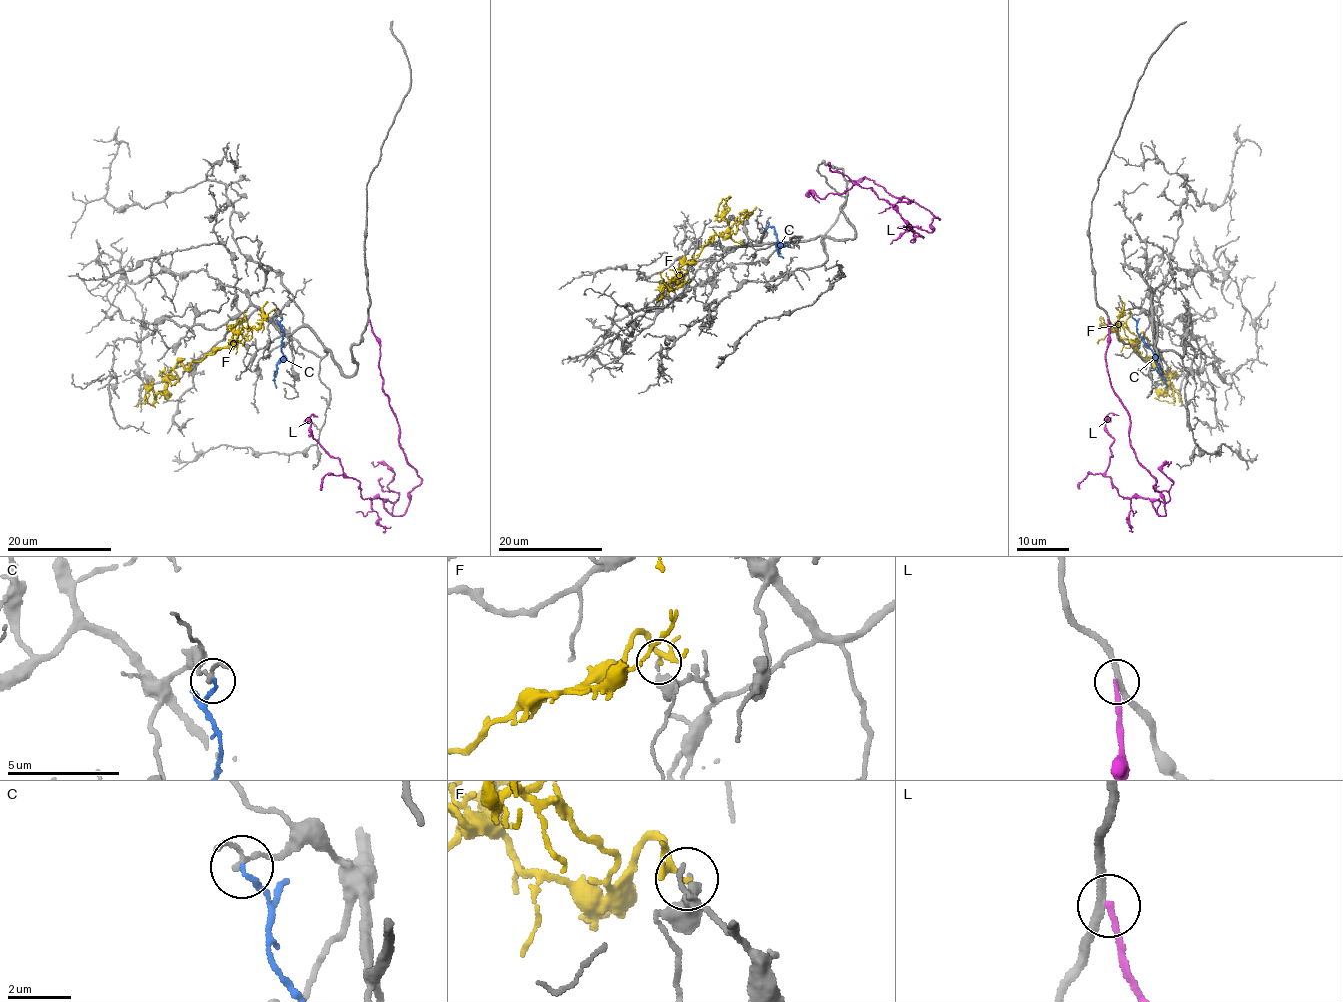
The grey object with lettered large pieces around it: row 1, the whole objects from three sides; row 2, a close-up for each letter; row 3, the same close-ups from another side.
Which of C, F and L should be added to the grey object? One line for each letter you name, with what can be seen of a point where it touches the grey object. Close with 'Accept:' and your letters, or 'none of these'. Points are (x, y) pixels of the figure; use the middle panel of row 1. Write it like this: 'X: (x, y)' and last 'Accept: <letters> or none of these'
Accept: none of these

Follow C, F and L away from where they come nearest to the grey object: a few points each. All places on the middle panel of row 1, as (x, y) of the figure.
C: (767, 222), (768, 226), (773, 226), (781, 243), (778, 247), (783, 258)
F: (740, 245), (715, 234), (696, 258), (680, 268), (686, 271), (663, 288), (656, 301)
L: (848, 180), (866, 177), (915, 202), (938, 218), (933, 230), (857, 185), (822, 199), (810, 192), (819, 202)

